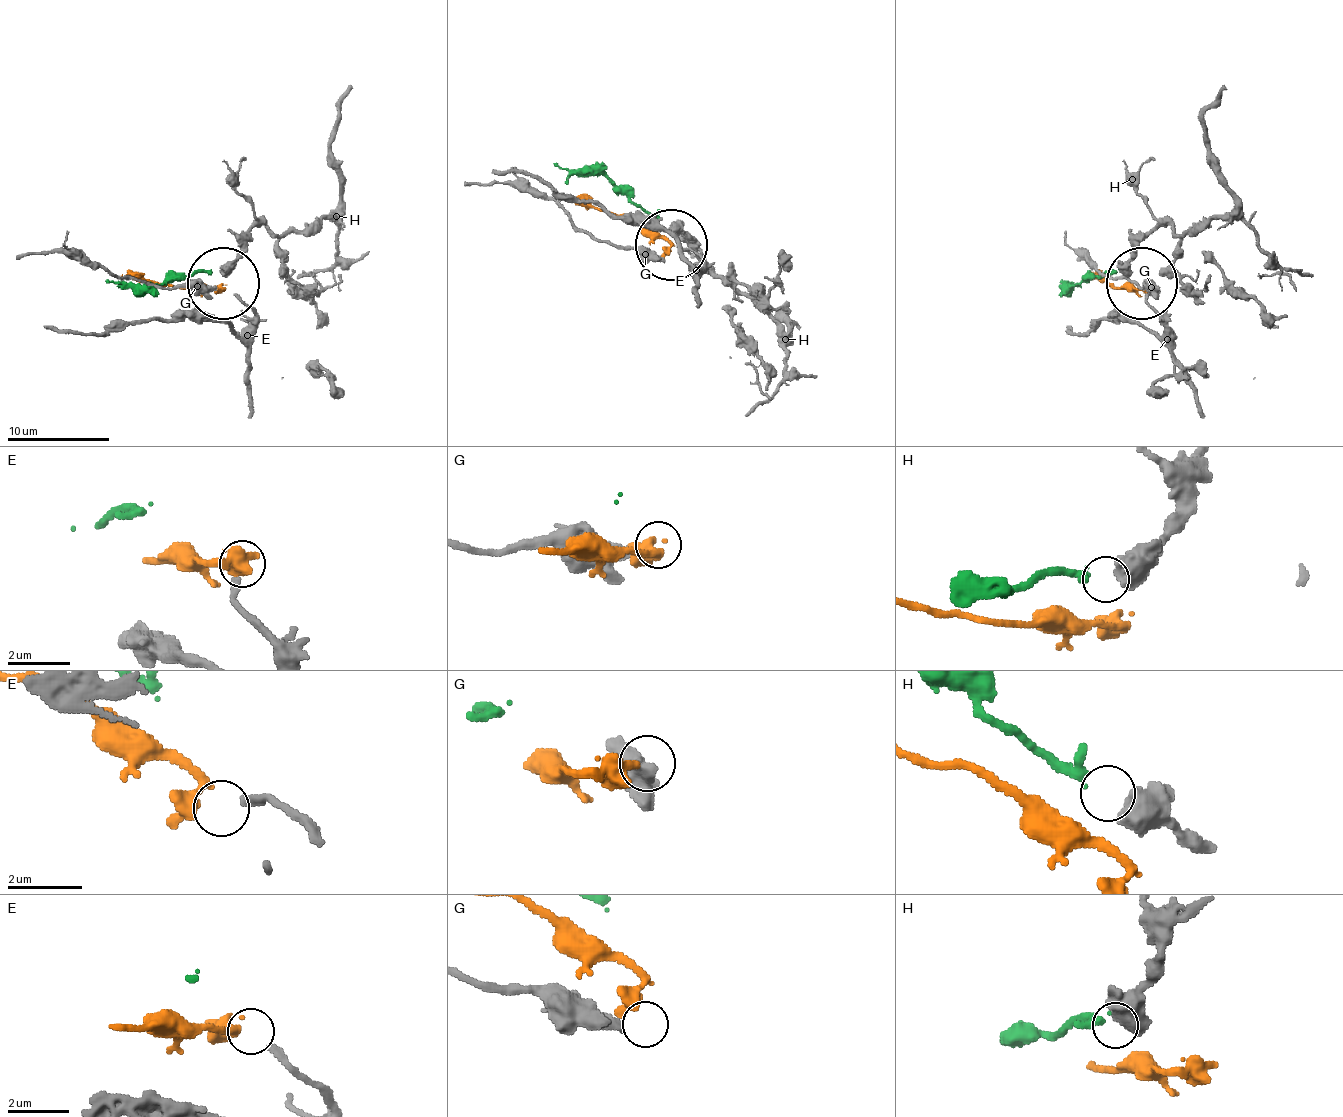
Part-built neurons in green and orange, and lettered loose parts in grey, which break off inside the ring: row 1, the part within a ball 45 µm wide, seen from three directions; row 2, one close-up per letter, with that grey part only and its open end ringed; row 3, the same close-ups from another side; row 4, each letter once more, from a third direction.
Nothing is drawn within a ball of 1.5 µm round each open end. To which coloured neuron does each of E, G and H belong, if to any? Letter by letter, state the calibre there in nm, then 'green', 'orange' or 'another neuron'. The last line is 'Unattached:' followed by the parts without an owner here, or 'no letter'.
E: 200 nm thick; orange
G: 400 nm thick; another neuron
H: 700 nm thick; green
Unattached: G

